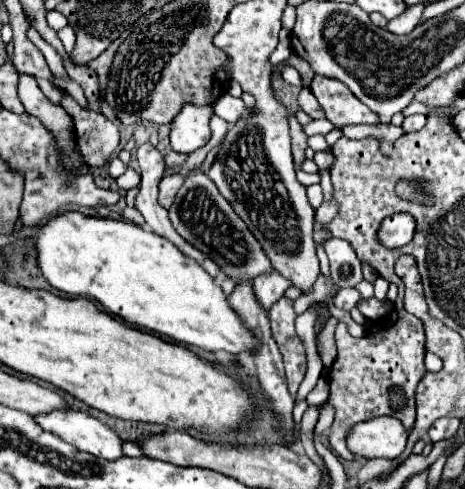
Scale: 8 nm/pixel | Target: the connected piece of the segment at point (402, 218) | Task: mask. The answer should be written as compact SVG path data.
M398 213L380 223L378 239L384 247L402 247L412 241L415 231L415 219L408 213Z

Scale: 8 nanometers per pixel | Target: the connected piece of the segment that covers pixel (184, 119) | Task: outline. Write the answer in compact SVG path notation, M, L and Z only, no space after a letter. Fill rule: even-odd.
M184 105L182 113L178 113L172 121L170 147L176 153L184 155L190 155L192 151L204 147L210 139L210 115L212 107L196 109L194 105Z

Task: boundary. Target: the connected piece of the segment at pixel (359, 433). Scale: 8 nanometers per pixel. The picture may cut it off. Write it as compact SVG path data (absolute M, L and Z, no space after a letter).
M378 417L354 425L346 443L356 457L396 459L406 449L408 431L394 417Z

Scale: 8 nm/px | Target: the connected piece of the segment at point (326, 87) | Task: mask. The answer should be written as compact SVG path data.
M314 75L310 89L318 99L324 117L336 127L346 125L376 125L378 117L364 103L360 103L352 91L338 79Z

